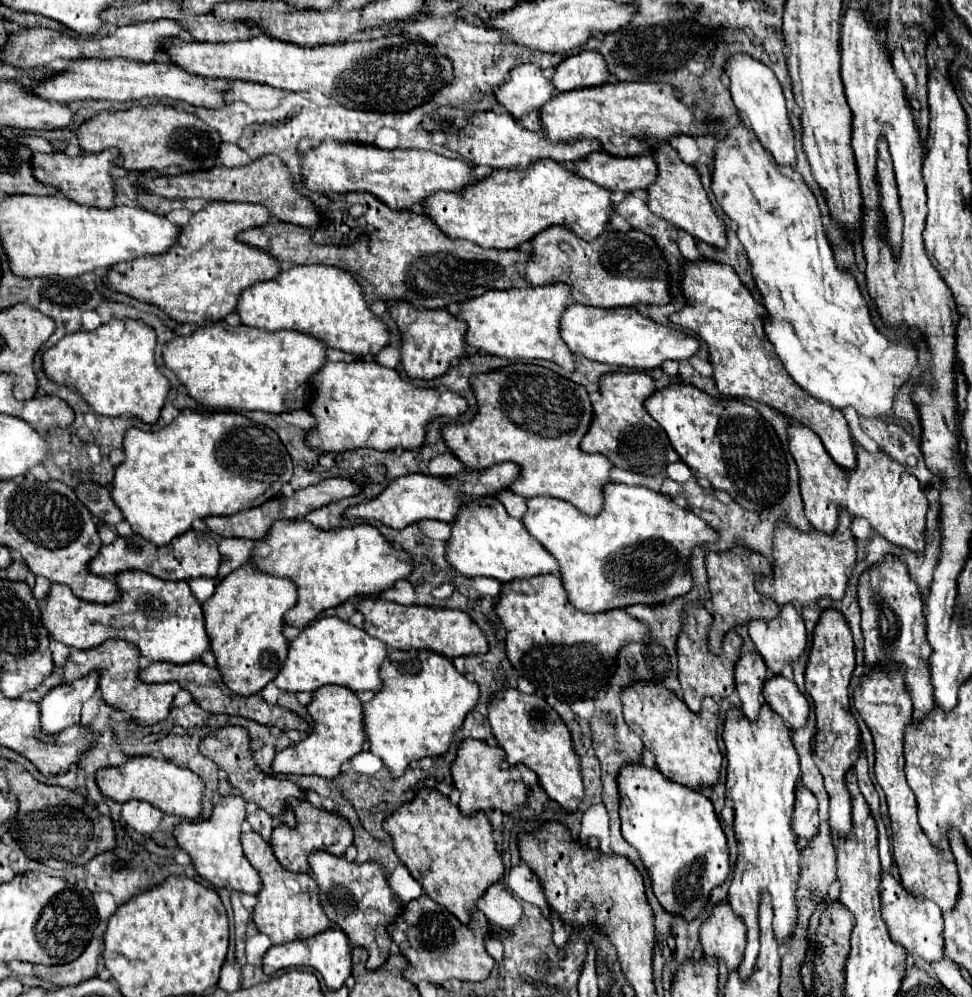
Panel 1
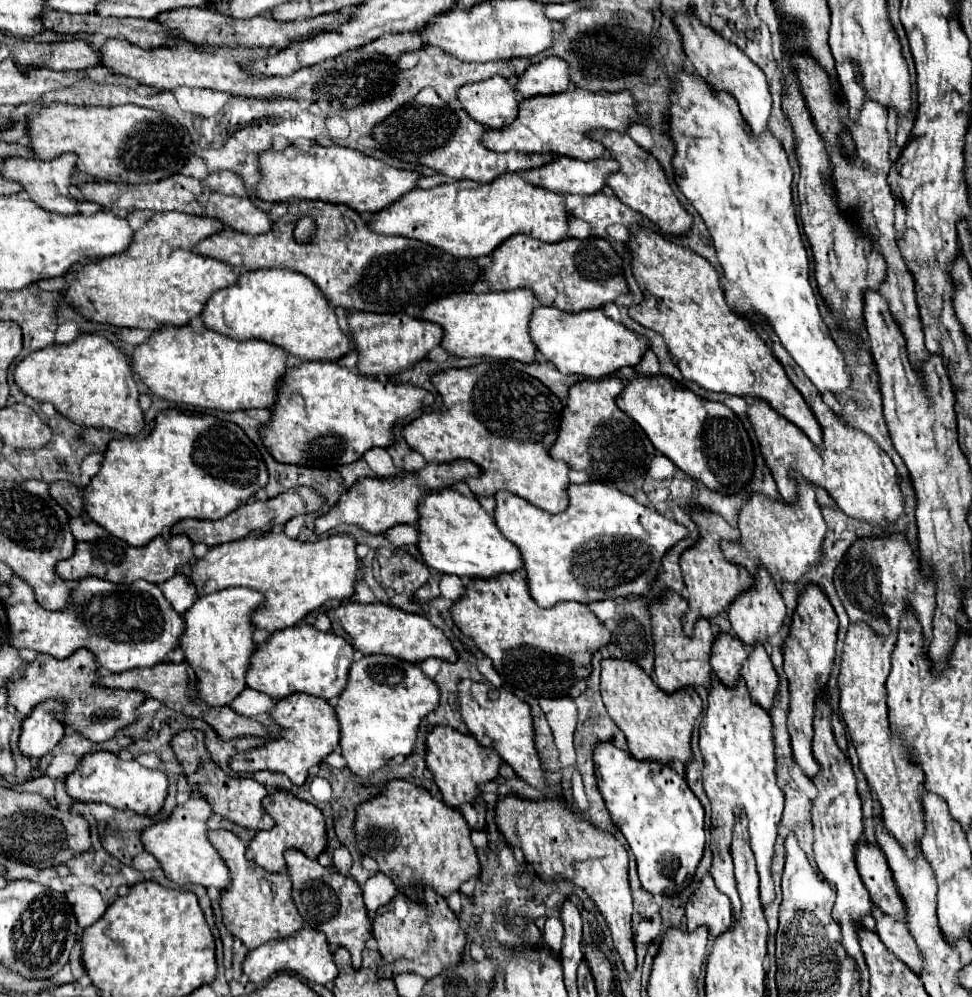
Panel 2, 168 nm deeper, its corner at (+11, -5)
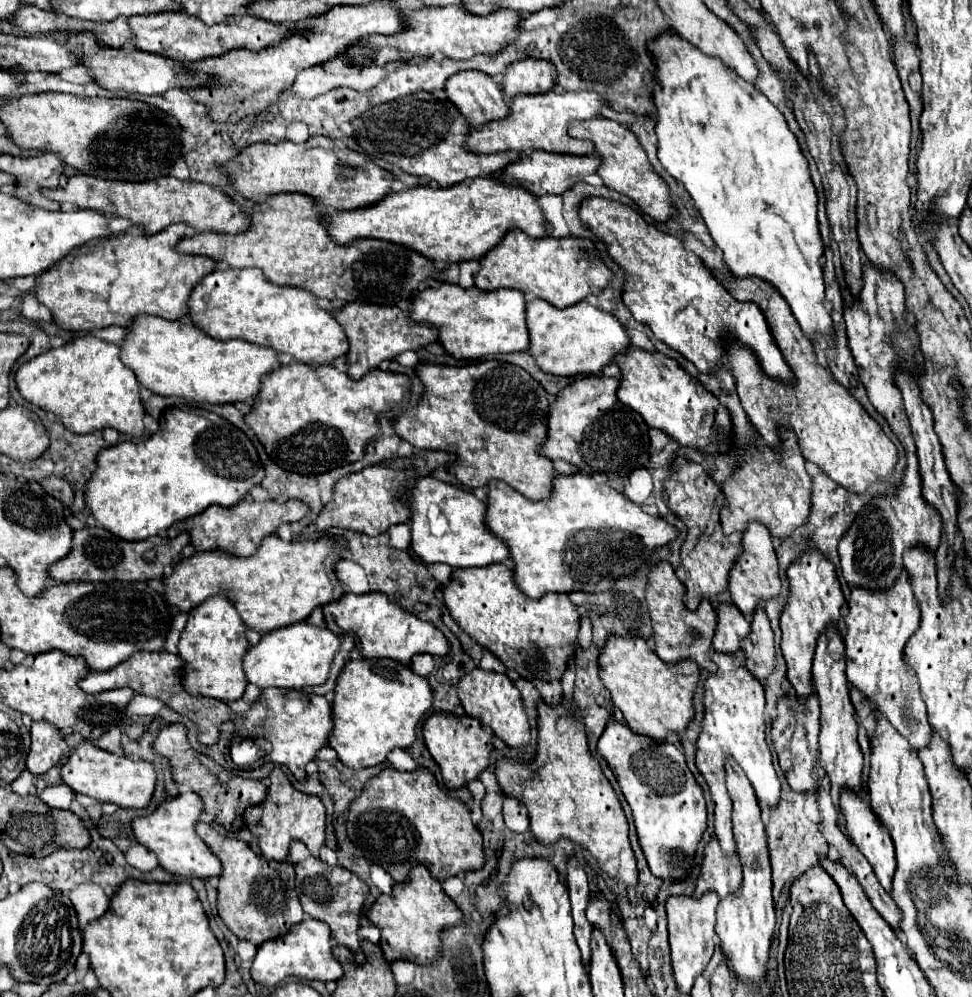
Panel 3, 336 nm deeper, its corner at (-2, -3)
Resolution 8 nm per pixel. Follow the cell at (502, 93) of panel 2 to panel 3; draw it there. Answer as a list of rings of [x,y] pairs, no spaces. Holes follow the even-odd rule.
[[[459,71],[445,81],[447,99],[459,107],[469,125],[483,125],[507,115],[501,85],[479,71]]]

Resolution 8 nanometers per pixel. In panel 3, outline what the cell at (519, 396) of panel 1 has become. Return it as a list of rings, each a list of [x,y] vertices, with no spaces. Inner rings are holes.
[[[419,361],[415,373],[421,379],[425,391],[417,407],[413,407],[411,411],[403,411],[399,417],[393,419],[393,429],[401,439],[409,441],[417,449],[439,449],[445,453],[453,453],[457,459],[447,467],[447,473],[455,475],[457,481],[469,489],[485,487],[491,479],[499,479],[527,499],[539,501],[549,497],[555,471],[551,461],[539,453],[539,447],[547,437],[545,419],[549,399],[547,391],[525,369],[505,361],[483,361],[465,367]]]

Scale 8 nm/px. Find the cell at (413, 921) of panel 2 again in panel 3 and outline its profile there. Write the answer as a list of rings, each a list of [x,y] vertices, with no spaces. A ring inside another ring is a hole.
[[[427,867],[411,869],[407,883],[395,883],[389,895],[379,895],[365,909],[365,917],[381,931],[381,949],[387,961],[407,959],[417,965],[431,965],[439,953],[439,931],[463,921],[463,913],[443,893],[437,879],[431,879]]]

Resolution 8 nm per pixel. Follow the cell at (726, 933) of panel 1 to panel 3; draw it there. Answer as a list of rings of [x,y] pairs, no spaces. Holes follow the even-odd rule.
[[[713,835],[711,841],[703,849],[703,863],[701,863],[701,873],[697,877],[697,887],[695,887],[695,897],[703,895],[705,891],[713,889],[717,895],[723,899],[735,889],[739,889],[743,875],[741,875],[741,863],[737,855],[725,855],[719,847],[717,837]]]

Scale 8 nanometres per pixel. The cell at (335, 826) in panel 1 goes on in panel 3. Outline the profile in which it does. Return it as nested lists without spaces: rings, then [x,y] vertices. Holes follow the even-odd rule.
[[[275,767],[269,773],[267,799],[245,809],[245,827],[253,833],[249,845],[261,851],[261,855],[267,859],[287,861],[291,841],[303,841],[311,855],[319,857],[319,849],[325,845],[325,807],[319,797],[293,789],[287,775],[279,767]]]

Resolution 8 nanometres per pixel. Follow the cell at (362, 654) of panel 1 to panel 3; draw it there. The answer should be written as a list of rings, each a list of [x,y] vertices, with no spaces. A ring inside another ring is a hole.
[[[301,621],[277,631],[269,631],[259,639],[257,645],[251,645],[243,657],[243,671],[247,681],[259,689],[279,687],[325,695],[335,689],[339,671],[343,669],[351,649],[353,639],[349,635],[335,635],[329,629],[319,629]]]

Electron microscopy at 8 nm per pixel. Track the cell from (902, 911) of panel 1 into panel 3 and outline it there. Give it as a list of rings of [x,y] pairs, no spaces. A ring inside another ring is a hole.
[[[843,789],[843,793],[839,795],[839,805],[841,805],[841,813],[845,817],[845,829],[849,839],[855,843],[855,847],[865,855],[865,859],[871,863],[879,883],[885,887],[885,891],[889,891],[891,887],[891,879],[895,873],[895,849],[891,843],[891,837],[887,835],[885,827],[881,825],[879,817],[873,815],[873,811],[869,809],[869,805],[851,789]]]

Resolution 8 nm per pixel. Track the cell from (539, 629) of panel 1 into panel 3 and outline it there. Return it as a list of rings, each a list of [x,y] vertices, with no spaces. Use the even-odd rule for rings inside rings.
[[[505,563],[453,569],[451,579],[441,585],[439,591],[457,625],[481,647],[489,649],[507,669],[517,671],[525,679],[561,679],[567,669],[567,657],[575,651],[581,619],[567,595],[551,593],[541,599],[527,597],[517,589],[513,571]]]

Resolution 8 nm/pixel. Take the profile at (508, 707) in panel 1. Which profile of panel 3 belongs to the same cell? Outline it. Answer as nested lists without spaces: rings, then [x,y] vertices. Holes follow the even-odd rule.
[[[475,667],[471,673],[463,675],[457,683],[457,695],[461,707],[469,717],[481,719],[485,727],[489,727],[497,737],[501,737],[509,747],[525,747],[529,743],[529,721],[523,711],[523,701],[511,679],[503,673],[493,673]]]

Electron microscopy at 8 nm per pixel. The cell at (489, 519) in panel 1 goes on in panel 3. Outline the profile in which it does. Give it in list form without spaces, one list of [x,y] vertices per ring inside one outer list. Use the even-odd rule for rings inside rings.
[[[423,477],[409,491],[407,507],[411,511],[411,549],[425,563],[447,563],[457,569],[485,567],[509,559],[505,543],[485,527],[485,503],[463,487]]]

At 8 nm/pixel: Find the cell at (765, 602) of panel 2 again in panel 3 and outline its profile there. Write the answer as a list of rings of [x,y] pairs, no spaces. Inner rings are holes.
[[[751,521],[747,525],[747,529],[743,531],[741,547],[743,547],[743,555],[737,557],[737,561],[733,563],[733,567],[729,571],[729,587],[727,589],[731,593],[733,603],[743,611],[743,615],[753,615],[757,605],[779,595],[779,591],[781,591],[781,581],[777,577],[777,557],[775,557],[769,529],[757,521]]]

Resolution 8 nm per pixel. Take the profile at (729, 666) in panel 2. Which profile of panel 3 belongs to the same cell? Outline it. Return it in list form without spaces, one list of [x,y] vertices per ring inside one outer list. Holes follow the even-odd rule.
[[[719,603],[717,627],[713,635],[713,647],[719,653],[733,653],[739,649],[741,639],[751,631],[745,615],[733,607],[733,603]]]

